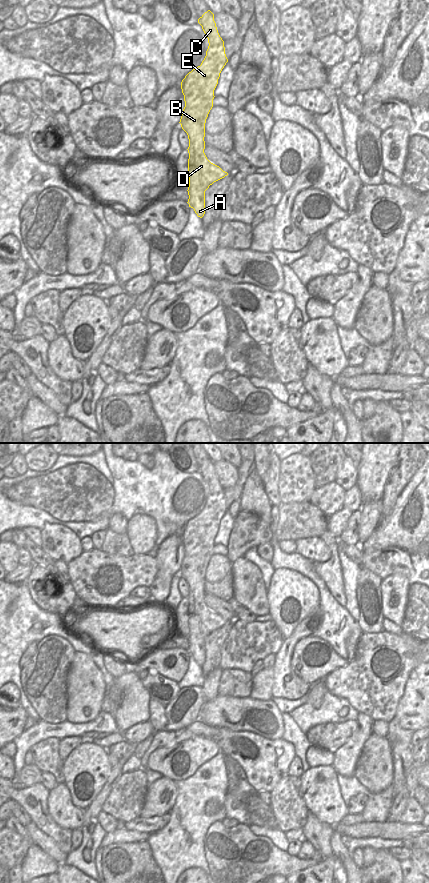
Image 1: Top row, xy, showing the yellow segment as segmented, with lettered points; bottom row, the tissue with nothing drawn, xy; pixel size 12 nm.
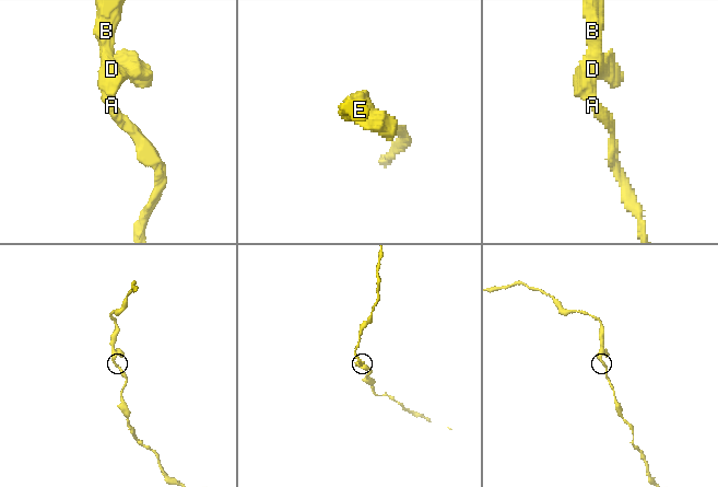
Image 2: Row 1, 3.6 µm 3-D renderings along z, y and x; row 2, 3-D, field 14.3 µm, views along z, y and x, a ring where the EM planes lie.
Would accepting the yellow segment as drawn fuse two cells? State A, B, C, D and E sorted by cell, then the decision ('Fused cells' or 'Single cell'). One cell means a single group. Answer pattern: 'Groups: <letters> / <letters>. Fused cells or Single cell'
Groups: A B C D E. Single cell

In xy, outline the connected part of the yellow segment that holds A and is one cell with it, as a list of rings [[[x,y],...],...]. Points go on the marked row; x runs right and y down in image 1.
[[[208,10],[198,19],[198,23],[208,38],[209,46],[201,65],[189,72],[181,82],[185,107],[179,123],[189,139],[187,203],[202,218],[205,214],[205,191],[214,182],[228,175],[211,163],[204,153],[206,119],[213,107],[214,90],[220,73],[228,59],[214,14]]]

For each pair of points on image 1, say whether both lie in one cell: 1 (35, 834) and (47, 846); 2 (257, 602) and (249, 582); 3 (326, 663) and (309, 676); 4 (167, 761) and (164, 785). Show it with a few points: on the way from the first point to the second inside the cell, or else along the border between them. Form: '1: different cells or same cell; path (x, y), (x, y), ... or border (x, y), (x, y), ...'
1: same cell; path (38, 837), (44, 843)
2: same cell; path (254, 597), (249, 587)
3: same cell; path (322, 666), (313, 672)
4: different cells; border (162, 775), (174, 781)

